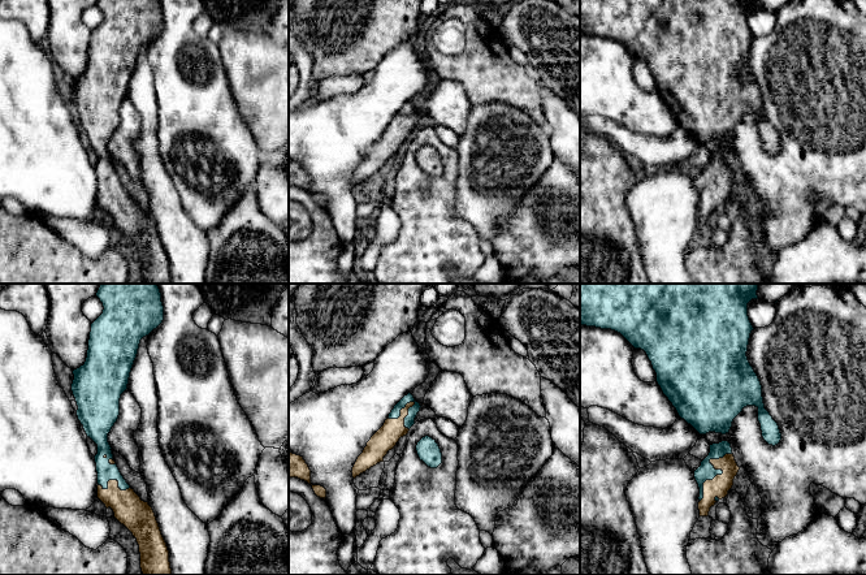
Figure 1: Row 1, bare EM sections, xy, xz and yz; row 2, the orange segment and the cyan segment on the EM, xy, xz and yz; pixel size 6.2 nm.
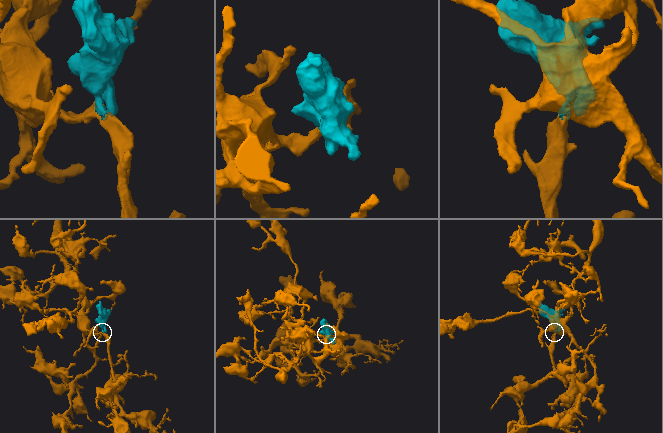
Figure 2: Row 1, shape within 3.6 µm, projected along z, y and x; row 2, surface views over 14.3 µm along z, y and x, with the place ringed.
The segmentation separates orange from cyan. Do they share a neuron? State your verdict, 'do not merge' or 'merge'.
merge

